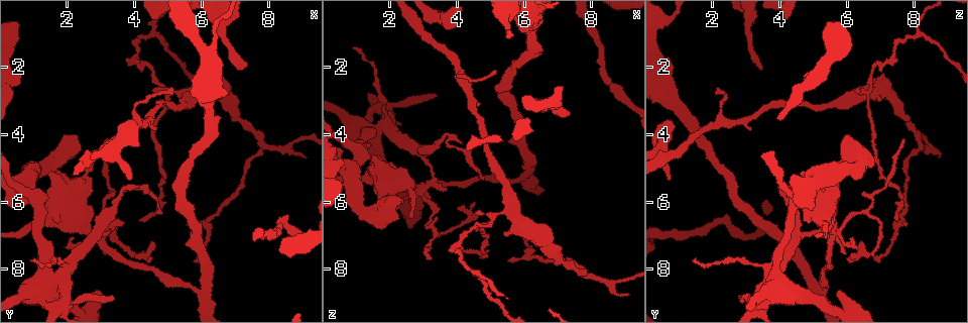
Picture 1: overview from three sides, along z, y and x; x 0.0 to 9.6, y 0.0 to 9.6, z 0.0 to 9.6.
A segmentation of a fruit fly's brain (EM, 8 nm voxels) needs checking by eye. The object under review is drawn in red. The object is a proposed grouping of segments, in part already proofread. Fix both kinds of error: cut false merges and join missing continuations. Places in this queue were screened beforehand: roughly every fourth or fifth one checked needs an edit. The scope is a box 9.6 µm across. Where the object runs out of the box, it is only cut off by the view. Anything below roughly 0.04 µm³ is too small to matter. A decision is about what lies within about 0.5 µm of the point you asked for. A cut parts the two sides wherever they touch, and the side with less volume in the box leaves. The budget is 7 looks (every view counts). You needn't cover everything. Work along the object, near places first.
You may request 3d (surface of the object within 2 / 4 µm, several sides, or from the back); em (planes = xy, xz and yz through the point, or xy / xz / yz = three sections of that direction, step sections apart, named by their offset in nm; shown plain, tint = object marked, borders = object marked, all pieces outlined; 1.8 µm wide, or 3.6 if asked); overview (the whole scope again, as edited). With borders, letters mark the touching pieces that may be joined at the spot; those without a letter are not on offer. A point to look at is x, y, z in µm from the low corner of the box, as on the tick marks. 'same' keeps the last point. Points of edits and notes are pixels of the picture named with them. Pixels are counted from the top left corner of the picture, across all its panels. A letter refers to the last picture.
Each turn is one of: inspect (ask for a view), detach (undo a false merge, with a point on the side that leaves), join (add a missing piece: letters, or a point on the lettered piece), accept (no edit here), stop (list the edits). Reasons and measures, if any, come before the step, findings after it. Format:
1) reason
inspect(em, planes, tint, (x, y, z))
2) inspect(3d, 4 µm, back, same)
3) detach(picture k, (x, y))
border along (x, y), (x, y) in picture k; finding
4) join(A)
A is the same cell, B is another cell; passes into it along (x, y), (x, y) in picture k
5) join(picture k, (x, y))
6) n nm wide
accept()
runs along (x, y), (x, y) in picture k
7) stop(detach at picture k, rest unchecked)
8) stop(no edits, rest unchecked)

looks like a crossing
inspect(3d, 4 µm, (3.05, 7.10, 5.55))

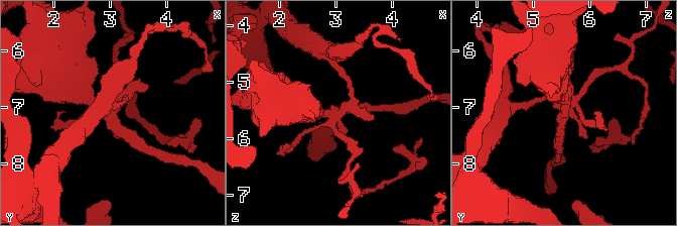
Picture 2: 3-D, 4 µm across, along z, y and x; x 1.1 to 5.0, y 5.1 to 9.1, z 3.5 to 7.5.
shape alone is not enough
inspect(em, planes, borders, (3.00, 7.10, 5.50))

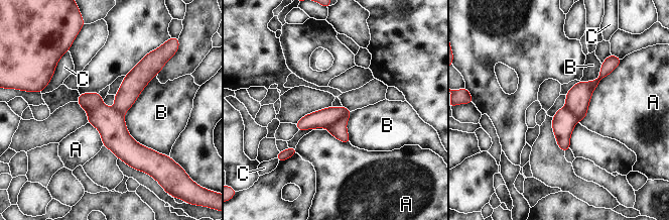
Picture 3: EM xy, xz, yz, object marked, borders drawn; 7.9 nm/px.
B touches over 650 nm
detach(picture 3, (324, 117))
A, B and C are other cells; border along (348, 109), (326, 128) in picture 3; a second neuron is stuck on

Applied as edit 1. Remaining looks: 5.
inspect(overview)

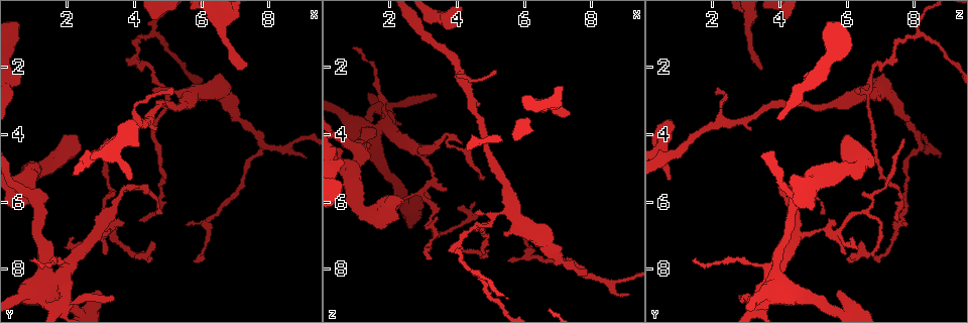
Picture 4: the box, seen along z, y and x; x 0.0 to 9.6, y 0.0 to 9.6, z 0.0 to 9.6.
abrupt turn
inspect(em, yz, step 4, tint, (2.00, 9.00, 3.30))

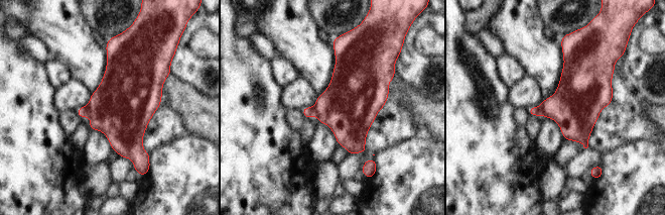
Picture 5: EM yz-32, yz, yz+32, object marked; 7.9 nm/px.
inspect(em, planes, borders, same)

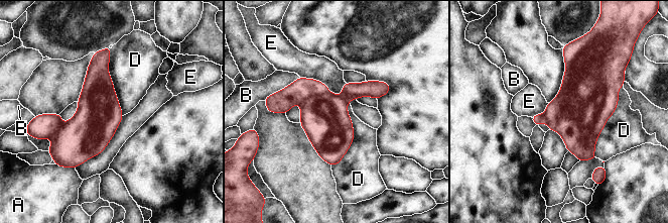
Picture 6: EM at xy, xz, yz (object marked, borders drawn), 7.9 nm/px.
D touches over 650 nm
detach(picture 6, (324, 118))
A, B, D and E are other cells; border along (328, 92), (311, 95), (301, 103) in picture 6; two neurons meet here

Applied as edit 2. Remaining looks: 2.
stop(detach at picture 3, detach at picture 6, rest unchecked)

